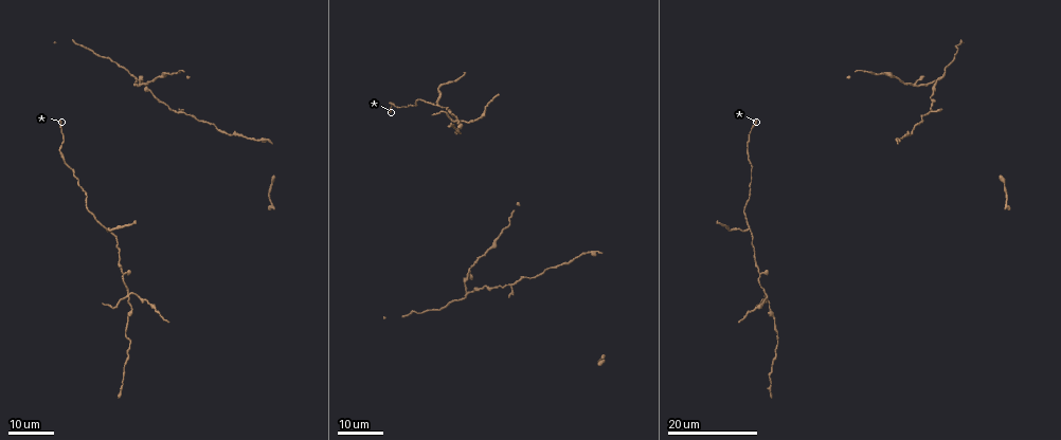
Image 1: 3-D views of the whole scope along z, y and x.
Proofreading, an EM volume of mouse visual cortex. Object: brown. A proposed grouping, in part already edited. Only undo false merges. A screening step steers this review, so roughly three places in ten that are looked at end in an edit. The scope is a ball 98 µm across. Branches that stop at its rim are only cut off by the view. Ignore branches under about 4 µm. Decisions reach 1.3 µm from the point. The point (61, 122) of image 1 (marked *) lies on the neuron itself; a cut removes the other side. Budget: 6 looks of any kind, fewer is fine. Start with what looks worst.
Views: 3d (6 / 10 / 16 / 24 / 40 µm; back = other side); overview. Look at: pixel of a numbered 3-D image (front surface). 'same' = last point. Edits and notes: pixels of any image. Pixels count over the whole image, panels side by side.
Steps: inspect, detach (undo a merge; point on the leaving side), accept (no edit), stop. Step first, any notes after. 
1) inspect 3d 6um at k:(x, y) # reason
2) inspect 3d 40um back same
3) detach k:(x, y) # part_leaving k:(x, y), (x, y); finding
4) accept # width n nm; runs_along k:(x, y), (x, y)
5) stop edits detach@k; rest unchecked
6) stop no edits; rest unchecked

inspect 3d 16um at 1:(129, 295) # four arms meet

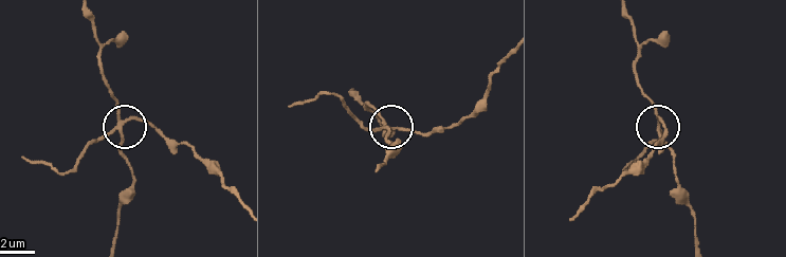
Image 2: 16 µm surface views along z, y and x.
inspect 3d 6um at 2:(128, 119) # closer look

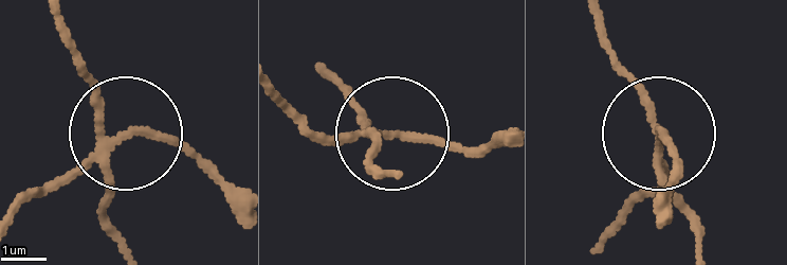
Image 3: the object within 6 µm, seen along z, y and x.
detach 3:(44, 189) # width 180 nm; part_leaving 3:(103, 152), (167, 140), (236, 182); a second neuron is stuck on

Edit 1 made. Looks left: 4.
inspect 3d 16um at 1:(750, 228) # branch point

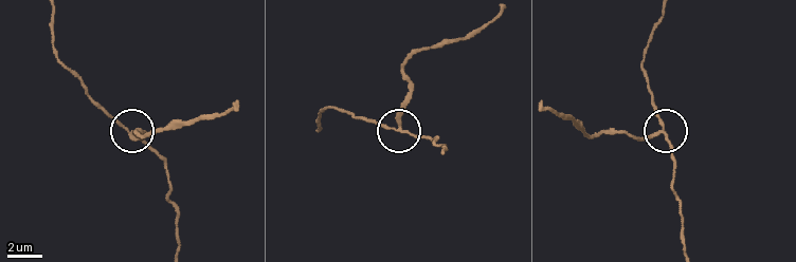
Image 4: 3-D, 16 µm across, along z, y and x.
inspect 3d 6um at 4:(399, 125) # closer look

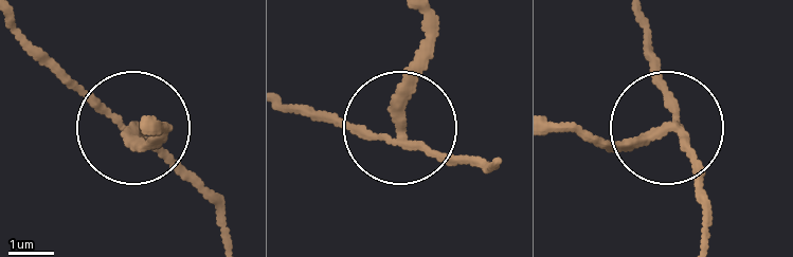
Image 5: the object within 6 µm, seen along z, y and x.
detach 5:(138, 145) # width 190 nm; part_leaving 5:(674, 125), (610, 144), (553, 125); a second neuron is stuck on

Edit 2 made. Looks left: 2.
inspect 3d 24um at 1:(467, 292) # arms part here

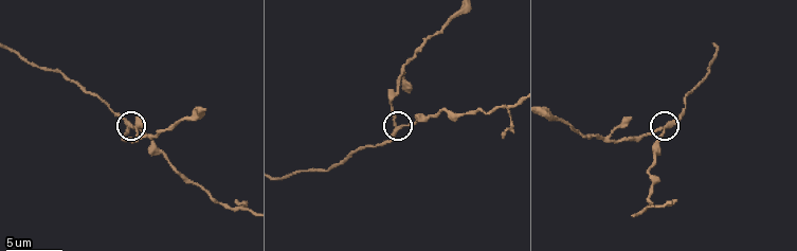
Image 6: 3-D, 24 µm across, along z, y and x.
inspect 3d 6um at 6:(398, 125)

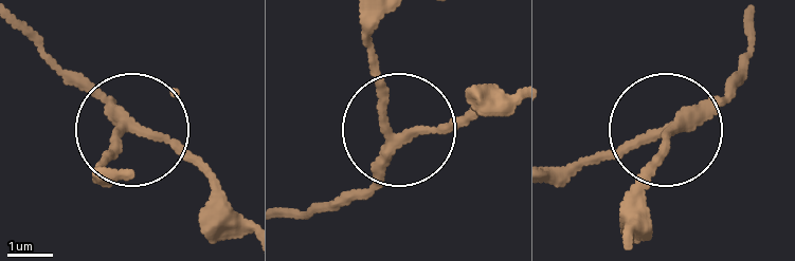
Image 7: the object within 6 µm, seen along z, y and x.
detach 7:(110, 157) # arms 3; part_leaving 7:(391, 134), (367, 14); two neurons meet here

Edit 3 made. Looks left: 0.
stop edits detach@3, detach@5, detach@7; rest unchecked

